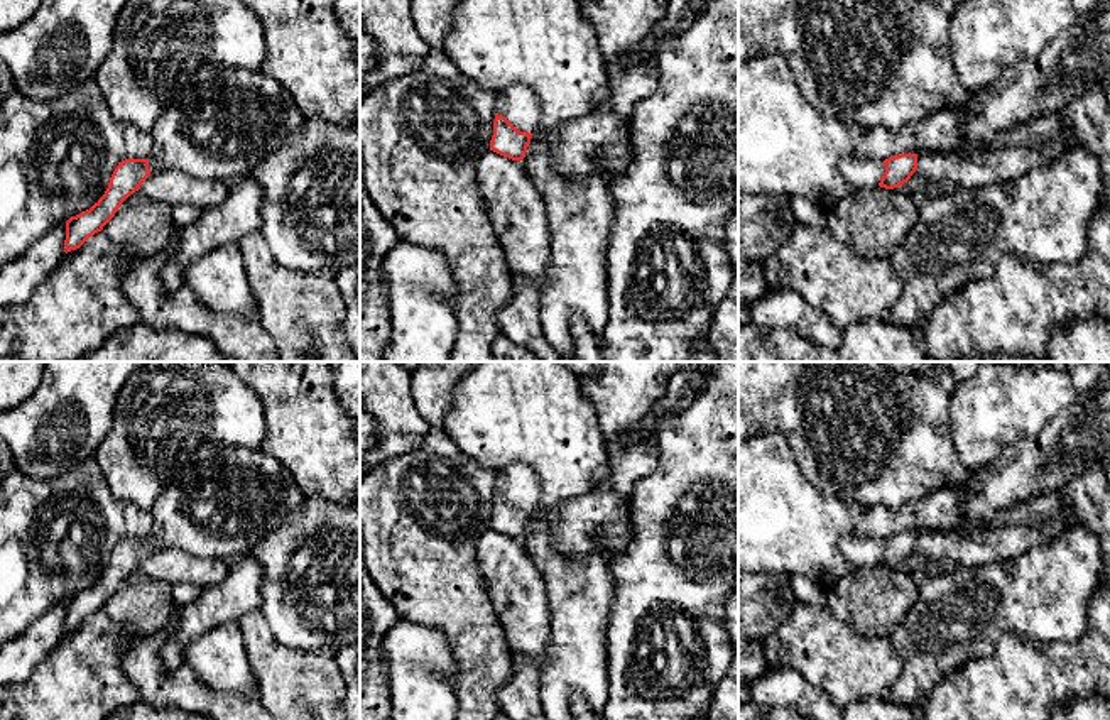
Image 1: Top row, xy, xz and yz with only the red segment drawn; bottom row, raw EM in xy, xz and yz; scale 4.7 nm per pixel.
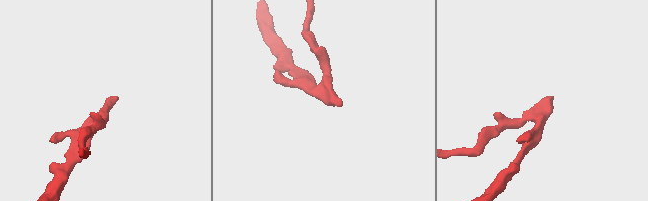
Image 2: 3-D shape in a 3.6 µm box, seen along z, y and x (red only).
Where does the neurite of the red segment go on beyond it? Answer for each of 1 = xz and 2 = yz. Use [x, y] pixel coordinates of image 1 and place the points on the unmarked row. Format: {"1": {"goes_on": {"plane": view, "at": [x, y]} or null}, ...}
{"1": {"goes_on": {"plane": "xz", "at": [519, 484]}}, "2": {"goes_on": {"plane": "yz", "at": [860, 551]}}}

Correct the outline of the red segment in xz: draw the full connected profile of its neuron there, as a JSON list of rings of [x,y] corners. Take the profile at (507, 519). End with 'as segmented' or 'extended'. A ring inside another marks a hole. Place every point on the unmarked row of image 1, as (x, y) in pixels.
[[[527,465],[500,470],[490,529],[520,541],[532,512],[539,509],[539,495],[539,480]]] | extended

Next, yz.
[[[852,529],[841,536],[840,549],[852,568],[880,565],[894,568],[911,558],[917,548],[917,532],[899,532],[882,537],[860,537]]] | extended

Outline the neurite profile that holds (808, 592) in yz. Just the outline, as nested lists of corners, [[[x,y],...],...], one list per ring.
[[[797,575],[791,578],[791,588],[797,603],[804,603],[816,608],[826,607],[826,588],[819,586],[811,578]]]

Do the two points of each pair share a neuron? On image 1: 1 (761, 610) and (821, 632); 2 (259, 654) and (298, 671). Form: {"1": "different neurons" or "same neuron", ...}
{"1": "different neurons", "2": "same neuron"}

